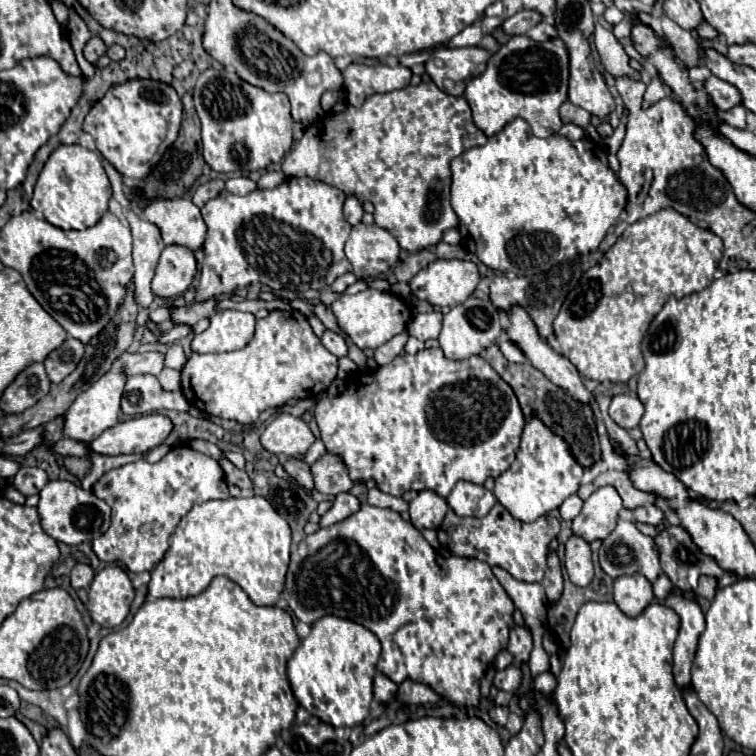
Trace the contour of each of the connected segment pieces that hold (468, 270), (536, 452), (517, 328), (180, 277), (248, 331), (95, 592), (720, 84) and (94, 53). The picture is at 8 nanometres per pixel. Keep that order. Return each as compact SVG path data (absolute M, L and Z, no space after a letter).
M436 260L410 280L410 288L416 298L444 308L462 304L474 292L478 280L474 262Z
M532 418L522 432L522 444L514 464L496 478L496 500L522 522L534 522L536 518L556 510L568 496L576 494L582 478L582 466L572 458L568 444L552 434L538 418Z
M512 306L510 310L508 310L508 316L510 316L510 326L506 328L506 334L508 334L508 338L510 338L510 342L514 342L522 352L524 352L524 356L530 360L530 364L532 366L536 366L546 378L550 378L554 384L558 384L560 388L564 388L572 398L576 398L576 400L580 400L580 402L584 402L584 404L590 404L590 392L582 386L582 378L580 378L580 374L578 374L578 370L574 368L574 364L568 360L568 358L564 358L560 352L556 352L550 344L546 344L546 340L538 334L538 328L536 328L536 324L534 324L534 320L530 318L530 314L522 308L522 306Z
M176 244L166 246L156 268L156 276L152 280L152 292L162 298L184 294L190 288L194 274L196 274L194 252Z
M222 310L210 318L208 330L194 336L192 350L198 354L240 350L252 340L254 324L256 318L250 312Z
M110 566L100 570L88 590L88 614L102 628L116 628L124 622L134 600L134 588L128 574Z
M710 76L710 78L706 80L704 88L706 88L706 92L710 94L712 104L714 104L718 110L728 112L728 110L732 110L734 106L742 104L742 96L740 96L738 88L732 86L732 84L728 84L728 82L724 82L724 80L720 80L718 76Z
M92 36L84 48L84 58L90 62L90 64L96 64L98 58L106 52L104 48L104 42L98 38L98 36Z

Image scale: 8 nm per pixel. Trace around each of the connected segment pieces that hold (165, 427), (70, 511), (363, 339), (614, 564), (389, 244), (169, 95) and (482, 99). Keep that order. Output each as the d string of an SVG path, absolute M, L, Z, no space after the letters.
M144 414L118 422L104 430L98 438L86 442L88 452L118 456L118 454L146 454L160 446L172 430L172 422L162 414Z
M68 480L48 482L44 490L39 492L37 510L42 518L44 532L64 544L82 544L86 540L98 538L102 530L106 532L110 526L110 506L92 492L86 492Z
M366 288L364 292L358 292L354 296L350 294L340 294L334 302L332 302L332 312L340 324L340 328L354 340L354 344L362 350L368 348L378 348L384 342L388 342L392 336L404 332L408 320L412 316L411 309L406 306L400 298L388 294L388 292L380 292L374 288Z
M620 520L618 526L612 530L612 534L602 542L602 548L600 548L600 566L602 566L602 570L610 578L644 574L650 582L656 582L656 578L662 574L660 552L656 550L654 538L640 534L632 522L624 522L624 520Z
M376 224L352 226L346 242L346 258L358 278L376 278L388 272L400 256L398 240Z
M128 80L110 88L100 102L88 112L84 130L92 134L100 154L124 176L134 182L144 182L152 166L160 162L164 150L172 146L180 132L182 102L176 90L154 80Z
M512 36L488 60L484 74L468 82L464 98L472 108L476 126L492 136L514 118L524 118L534 136L548 138L562 128L558 108L568 98L568 50L554 40L534 42L528 36Z

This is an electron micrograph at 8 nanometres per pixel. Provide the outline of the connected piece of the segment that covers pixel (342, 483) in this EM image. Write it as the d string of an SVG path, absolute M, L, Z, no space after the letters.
M328 452L312 464L312 474L314 474L316 490L322 494L336 496L338 492L350 492L354 486L344 462Z

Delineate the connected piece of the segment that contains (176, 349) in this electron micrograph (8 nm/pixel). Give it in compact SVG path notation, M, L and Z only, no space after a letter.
M172 344L166 352L166 366L168 368L174 368L174 370L182 370L186 364L186 356L184 356L184 350L180 344Z

